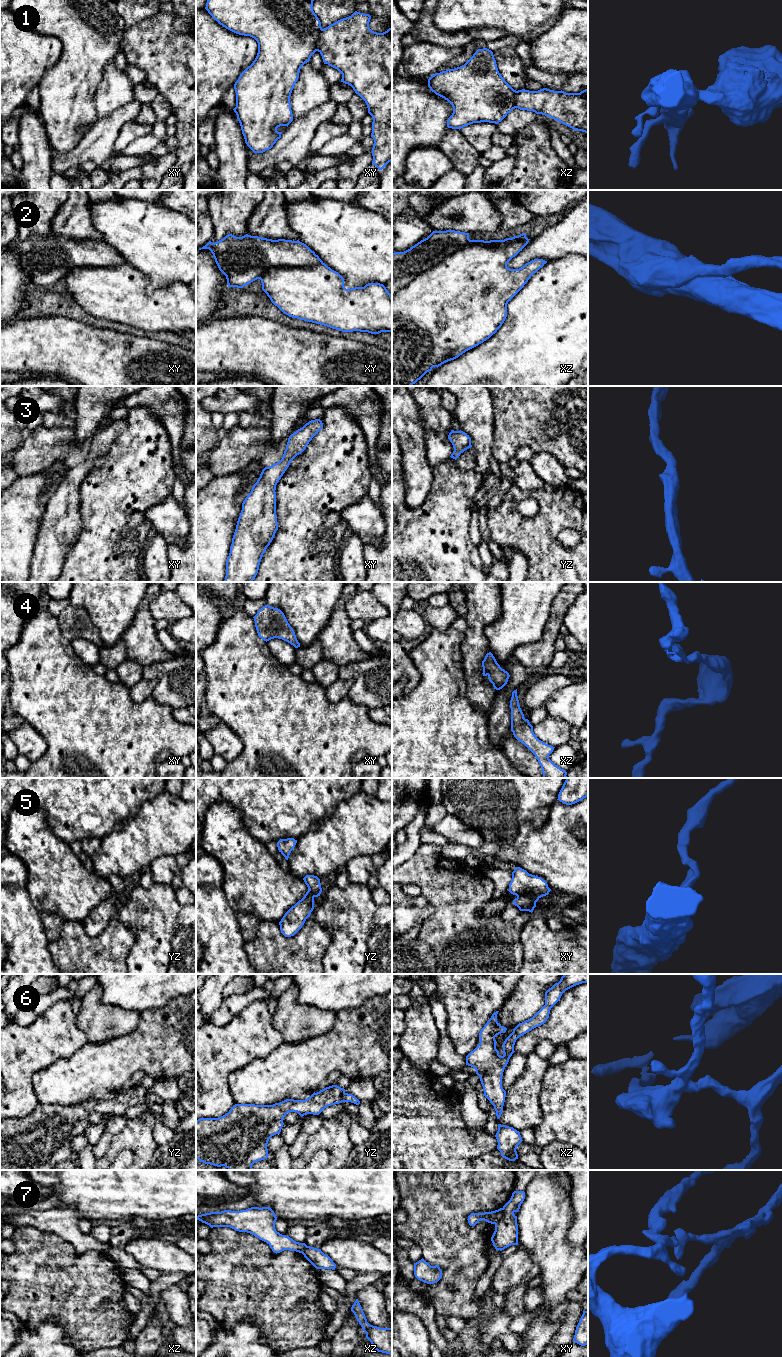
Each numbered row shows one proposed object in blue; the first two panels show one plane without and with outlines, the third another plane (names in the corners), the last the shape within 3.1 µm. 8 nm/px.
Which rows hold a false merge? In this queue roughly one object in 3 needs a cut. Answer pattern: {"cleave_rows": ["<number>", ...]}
{"cleave_rows": ["1", "2", "7"]}

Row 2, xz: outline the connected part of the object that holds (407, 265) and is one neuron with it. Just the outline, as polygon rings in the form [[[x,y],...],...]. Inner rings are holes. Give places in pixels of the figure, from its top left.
[[[433,231],[410,249],[392,254],[392,297],[420,273],[469,244],[509,244],[526,238],[522,233],[504,240],[470,240],[469,233],[465,232]]]

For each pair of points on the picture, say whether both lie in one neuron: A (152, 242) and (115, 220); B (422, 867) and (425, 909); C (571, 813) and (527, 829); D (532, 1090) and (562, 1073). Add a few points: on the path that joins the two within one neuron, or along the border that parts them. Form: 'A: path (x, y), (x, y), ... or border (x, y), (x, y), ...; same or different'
A: path (143, 233), (124, 223); same
B: border (421, 894), (433, 907), (433, 912), (424, 921); different
C: path (560, 824), (551, 833), (538, 833); same
D: border (550, 1065), (543, 1076), (540, 1089), (541, 1109); different

